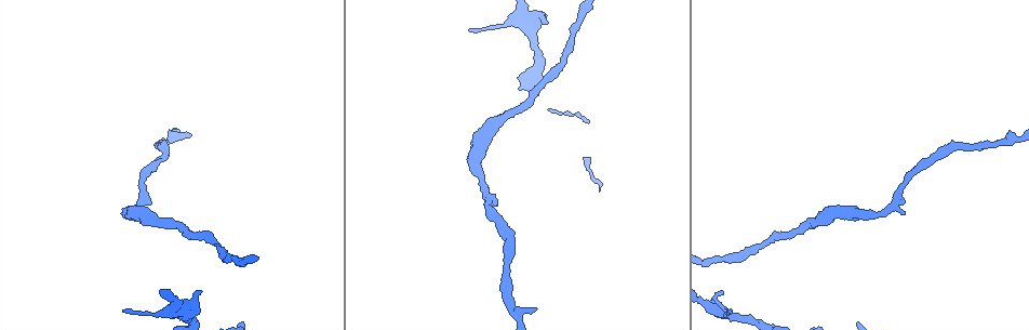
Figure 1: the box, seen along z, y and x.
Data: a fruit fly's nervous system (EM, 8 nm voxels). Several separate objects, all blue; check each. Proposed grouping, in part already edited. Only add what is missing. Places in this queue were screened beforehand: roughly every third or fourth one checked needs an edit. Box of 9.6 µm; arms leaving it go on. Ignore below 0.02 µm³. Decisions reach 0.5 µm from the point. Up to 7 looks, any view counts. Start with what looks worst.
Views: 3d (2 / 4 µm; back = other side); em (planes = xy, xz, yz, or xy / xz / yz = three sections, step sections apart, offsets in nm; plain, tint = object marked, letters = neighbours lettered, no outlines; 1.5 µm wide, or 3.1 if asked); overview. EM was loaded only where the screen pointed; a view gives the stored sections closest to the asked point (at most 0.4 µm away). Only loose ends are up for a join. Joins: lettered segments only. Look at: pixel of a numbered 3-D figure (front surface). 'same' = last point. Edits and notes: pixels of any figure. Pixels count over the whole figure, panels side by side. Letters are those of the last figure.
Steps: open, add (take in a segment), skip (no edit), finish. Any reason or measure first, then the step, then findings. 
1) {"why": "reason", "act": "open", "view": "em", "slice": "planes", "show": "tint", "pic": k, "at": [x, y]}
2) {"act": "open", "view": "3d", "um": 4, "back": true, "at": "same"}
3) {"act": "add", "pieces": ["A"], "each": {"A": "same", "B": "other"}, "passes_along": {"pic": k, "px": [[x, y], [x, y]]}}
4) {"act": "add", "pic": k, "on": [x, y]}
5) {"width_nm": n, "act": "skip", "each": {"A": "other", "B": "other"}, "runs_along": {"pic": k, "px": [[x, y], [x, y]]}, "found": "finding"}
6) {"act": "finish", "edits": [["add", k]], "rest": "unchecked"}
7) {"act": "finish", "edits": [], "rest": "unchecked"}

{"why": "branch stops here", "act": "open", "view": "3d", "um": 2, "back": true, "pic": 1, "at": [722, 292]}

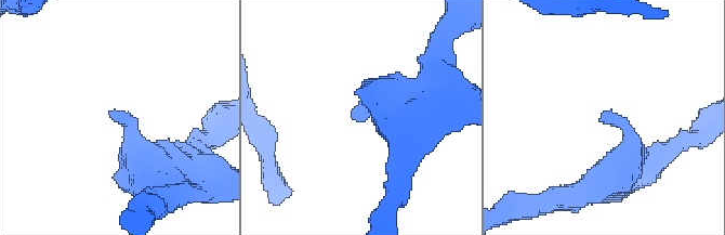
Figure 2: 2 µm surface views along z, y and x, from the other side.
{"act": "open", "view": "em", "slice": "planes", "show": "letters", "pic": 2, "at": [353, 117]}

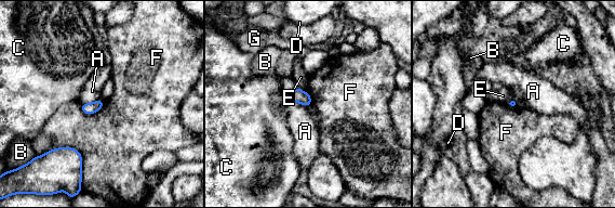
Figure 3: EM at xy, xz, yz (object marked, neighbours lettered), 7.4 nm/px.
{"act": "skip", "each": {"A": "other", "B": "other", "C": "other", "D": "other", "E": "other", "F": "other", "G": "other"}, "found": "none of them fits"}

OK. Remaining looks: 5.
{"why": "branch stops here", "act": "open", "view": "em", "slice": "xz", "step": 8, "show": "letters", "pic": 1, "at": [902, 212]}

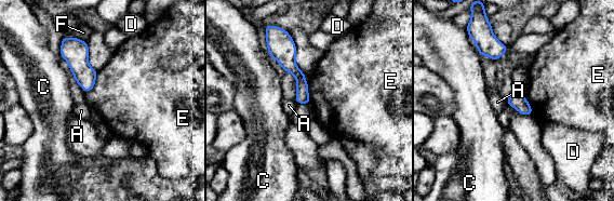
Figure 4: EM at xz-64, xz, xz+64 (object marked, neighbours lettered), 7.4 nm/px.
{"width_nm": 100, "act": "skip", "each": {"A": "other", "C": "other", "D": "other", "E": "other", "F": "other"}, "runs_along": {"pic": 4, "px": [[288, 41], [306, 101]]}, "found": "no lettered segment goes on from it"}

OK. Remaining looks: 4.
{"why": "branch stops here", "act": "open", "view": "3d", "um": 2, "back": true, "pic": 1, "at": [189, 133]}

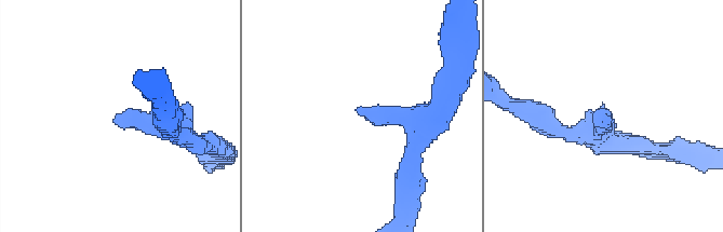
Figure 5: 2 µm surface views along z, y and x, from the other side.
{"act": "open", "view": "em", "slice": "planes", "show": "tint", "pic": 5, "at": [116, 114]}

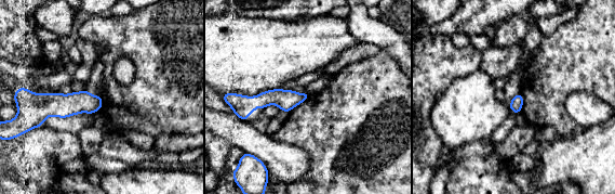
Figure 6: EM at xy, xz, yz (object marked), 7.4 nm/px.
{"act": "open", "view": "em", "slice": "planes", "show": "letters", "at": "same"}

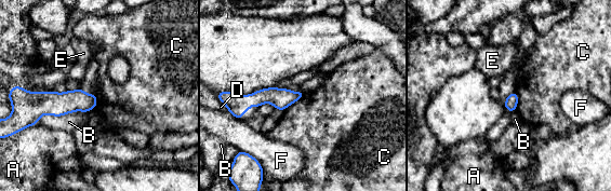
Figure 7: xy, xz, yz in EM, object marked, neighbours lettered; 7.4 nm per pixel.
{"act": "skip", "each": {"A": "other", "B": "other", "C": "other", "D": "other", "E": "other", "F": "other"}, "runs_along": {"pic": 7, "px": [[30, 100], [94, 101]]}, "found": "none of them fits"}

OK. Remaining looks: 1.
{"act": "finish", "edits": [], "rest": "unchecked"}

